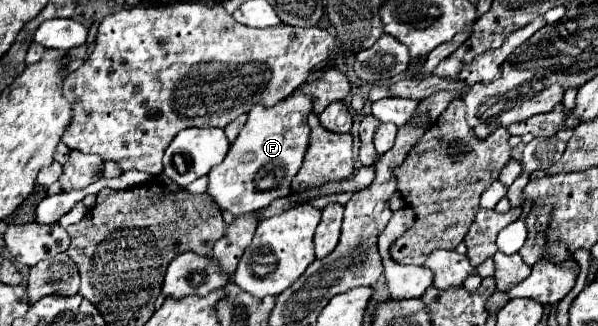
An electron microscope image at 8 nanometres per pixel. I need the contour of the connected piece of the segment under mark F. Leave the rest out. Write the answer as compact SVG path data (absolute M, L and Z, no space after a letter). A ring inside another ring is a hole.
M295 95L273 107L253 107L249 111L249 119L237 139L231 143L229 155L223 159L223 163L219 163L207 173L207 195L215 199L221 211L245 215L267 207L271 201L287 197L291 193L291 179L299 171L307 149L307 115L311 113L311 109L311 97ZM267 173L275 175L275 187L261 191L257 183Z

